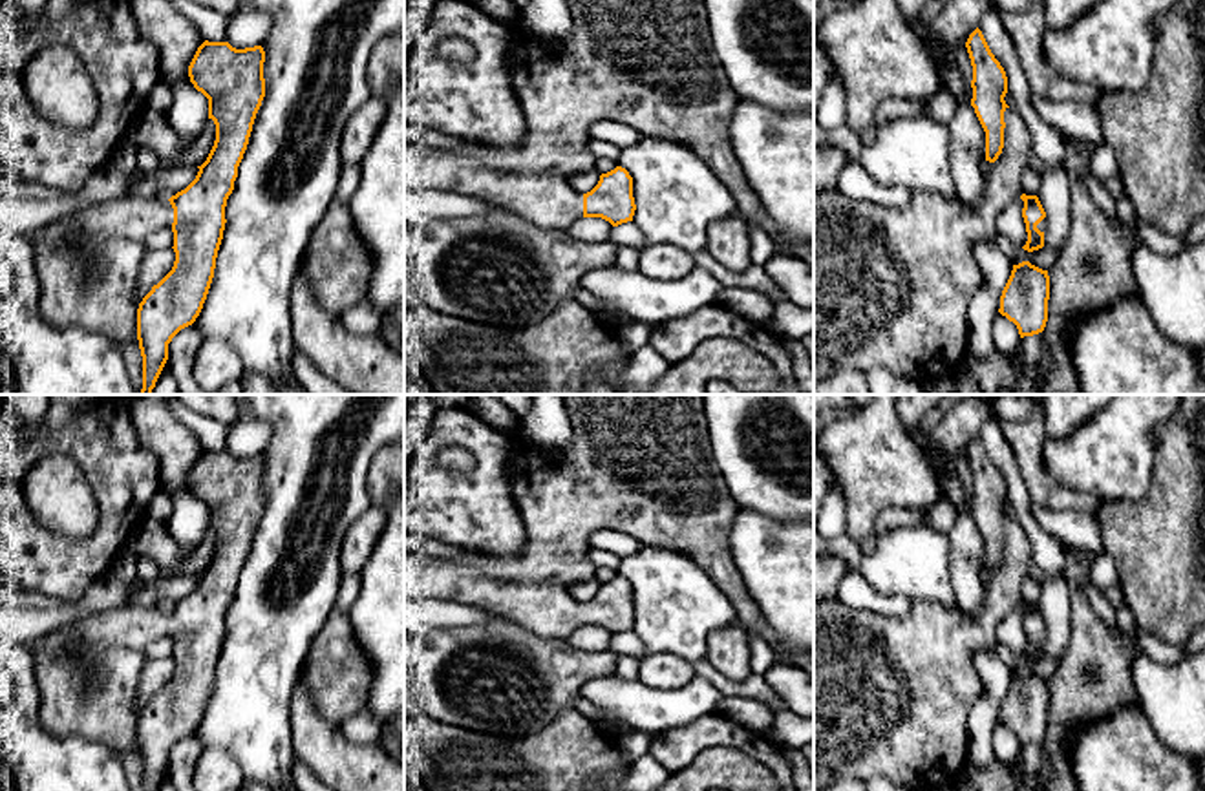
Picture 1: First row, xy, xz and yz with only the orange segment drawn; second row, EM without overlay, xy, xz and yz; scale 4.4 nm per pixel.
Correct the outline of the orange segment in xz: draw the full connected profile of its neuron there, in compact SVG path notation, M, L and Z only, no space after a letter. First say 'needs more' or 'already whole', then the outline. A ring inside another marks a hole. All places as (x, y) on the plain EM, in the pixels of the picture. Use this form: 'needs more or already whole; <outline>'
needs more; M404 554L404 605L455 601L497 612L541 638L567 639L580 627L602 627L613 636L633 630L633 586L622 575L602 583L598 594L578 603L556 583L497 581L479 568L428 554Z

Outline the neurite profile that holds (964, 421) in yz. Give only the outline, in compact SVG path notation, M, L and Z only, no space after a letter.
M976 395L954 404L945 417L929 431L936 451L956 462L978 437L984 424L993 417L993 396Z

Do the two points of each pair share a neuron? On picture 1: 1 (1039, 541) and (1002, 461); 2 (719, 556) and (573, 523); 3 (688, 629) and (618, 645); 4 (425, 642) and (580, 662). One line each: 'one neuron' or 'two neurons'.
1: one neuron
2: one neuron
3: two neurons
4: one neuron

